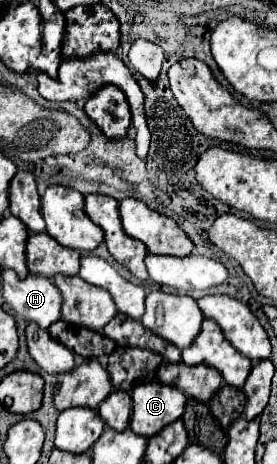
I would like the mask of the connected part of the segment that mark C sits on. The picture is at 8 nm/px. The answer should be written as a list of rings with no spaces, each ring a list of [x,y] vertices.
[[[147,383],[145,387],[137,387],[131,399],[133,413],[129,427],[133,433],[143,437],[153,437],[163,427],[177,421],[183,415],[187,403],[183,391],[161,383]]]

